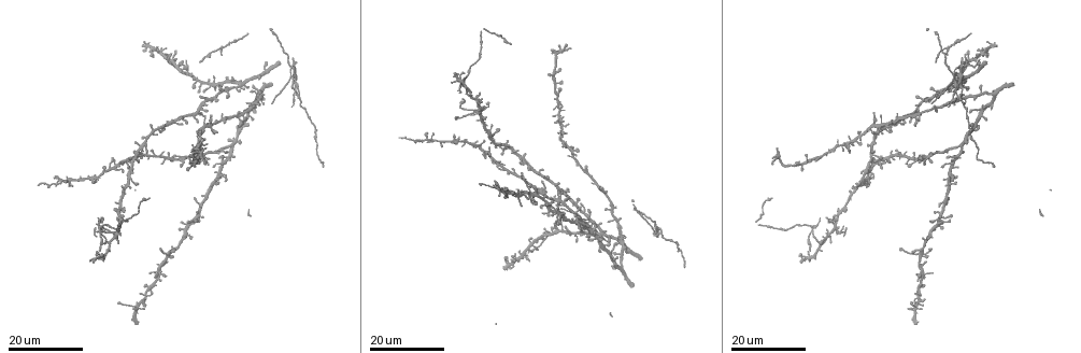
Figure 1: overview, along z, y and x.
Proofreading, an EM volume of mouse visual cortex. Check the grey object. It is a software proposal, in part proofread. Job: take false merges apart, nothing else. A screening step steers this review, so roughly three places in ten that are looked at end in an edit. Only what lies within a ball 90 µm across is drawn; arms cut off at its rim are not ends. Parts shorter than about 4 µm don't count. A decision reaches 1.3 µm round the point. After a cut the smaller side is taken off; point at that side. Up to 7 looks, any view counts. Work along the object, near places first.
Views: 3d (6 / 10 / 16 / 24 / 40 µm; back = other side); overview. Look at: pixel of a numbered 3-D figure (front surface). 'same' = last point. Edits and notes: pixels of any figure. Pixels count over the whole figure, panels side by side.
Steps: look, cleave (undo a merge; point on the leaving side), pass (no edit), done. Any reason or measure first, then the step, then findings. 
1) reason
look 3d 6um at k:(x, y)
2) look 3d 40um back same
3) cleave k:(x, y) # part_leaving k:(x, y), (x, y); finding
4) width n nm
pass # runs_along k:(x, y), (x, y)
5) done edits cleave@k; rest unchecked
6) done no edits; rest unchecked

two arms in line, one across
look 3d 24um at 1:(199, 151)

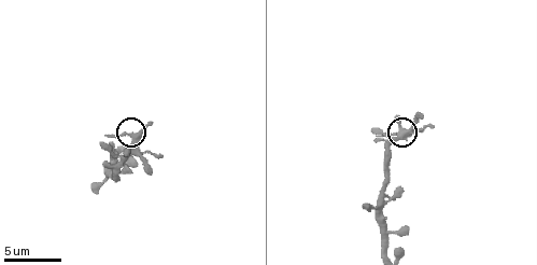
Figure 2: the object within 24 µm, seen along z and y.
look 3d 10um at 2:(131, 137)

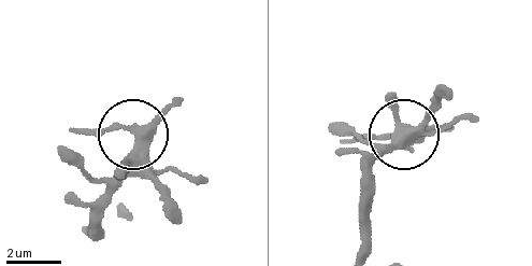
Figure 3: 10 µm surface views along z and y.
pass # one neuron here

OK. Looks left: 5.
four or more arms meet
look 3d 24um at 1:(877, 160)

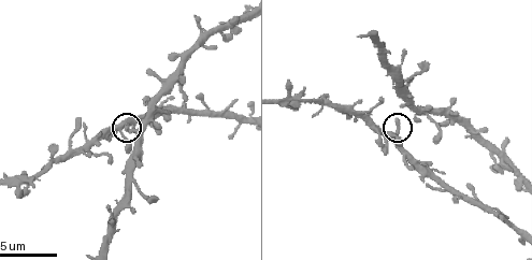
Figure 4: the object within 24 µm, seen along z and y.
look 3d 6um at 4:(120, 125)

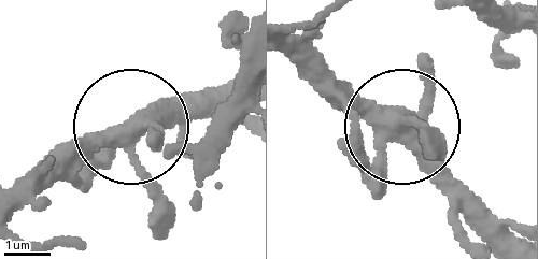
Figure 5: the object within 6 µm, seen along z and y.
pass # all the same neuron

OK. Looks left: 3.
arms part here
look 3d 16um at 1:(109, 245)

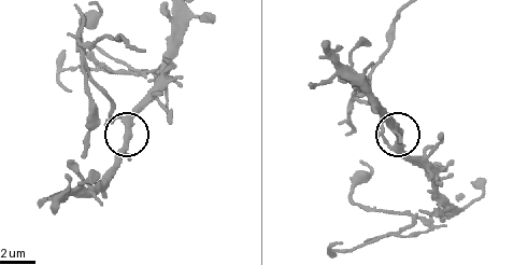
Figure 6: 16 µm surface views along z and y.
look 3d 10um at 6:(396, 141)

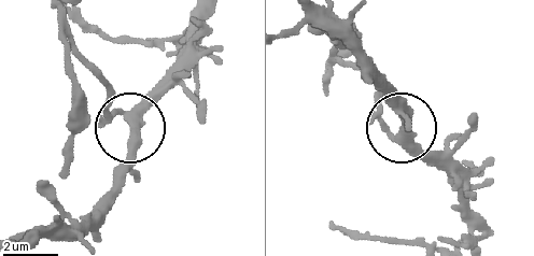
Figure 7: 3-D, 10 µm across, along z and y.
width 310 nm
cleave 7:(111, 87) # two neurons meet here

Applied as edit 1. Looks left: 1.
done edits cleave@7; rest unchecked

